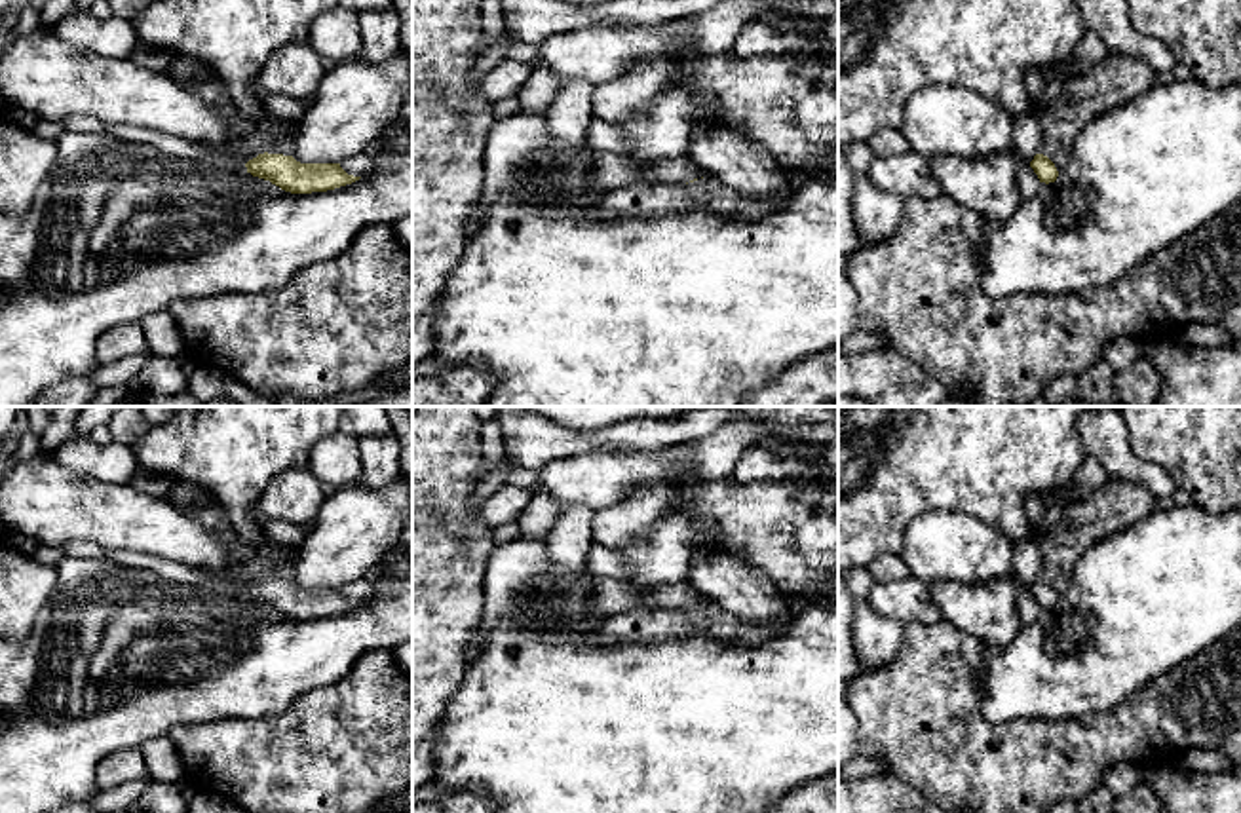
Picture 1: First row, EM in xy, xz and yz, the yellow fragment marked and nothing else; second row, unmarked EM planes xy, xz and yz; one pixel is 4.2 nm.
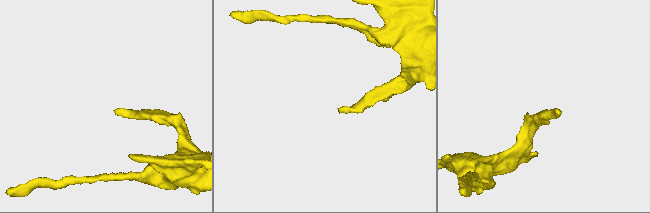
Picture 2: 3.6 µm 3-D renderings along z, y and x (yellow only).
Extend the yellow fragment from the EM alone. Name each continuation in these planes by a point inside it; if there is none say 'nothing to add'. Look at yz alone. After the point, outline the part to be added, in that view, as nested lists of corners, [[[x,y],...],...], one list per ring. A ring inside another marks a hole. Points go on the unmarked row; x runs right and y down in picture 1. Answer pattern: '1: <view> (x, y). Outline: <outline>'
1: yz (1116, 504). Outline: [[[1108,479],[1093,496],[1064,505],[1057,524],[1038,541],[1041,553],[1040,579],[1047,581],[1059,598],[1070,595],[1072,572],[1081,555],[1095,543],[1144,519],[1161,503],[1140,484]]]

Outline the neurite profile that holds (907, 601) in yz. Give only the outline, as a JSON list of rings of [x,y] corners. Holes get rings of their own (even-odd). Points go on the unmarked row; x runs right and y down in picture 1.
[[[914,576],[889,583],[876,583],[867,600],[878,615],[901,625],[931,625],[943,619],[941,610],[929,596],[929,583]]]

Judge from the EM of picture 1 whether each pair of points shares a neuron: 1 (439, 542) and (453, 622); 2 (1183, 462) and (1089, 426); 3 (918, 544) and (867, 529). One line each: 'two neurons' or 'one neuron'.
1: one neuron
2: two neurons
3: two neurons

